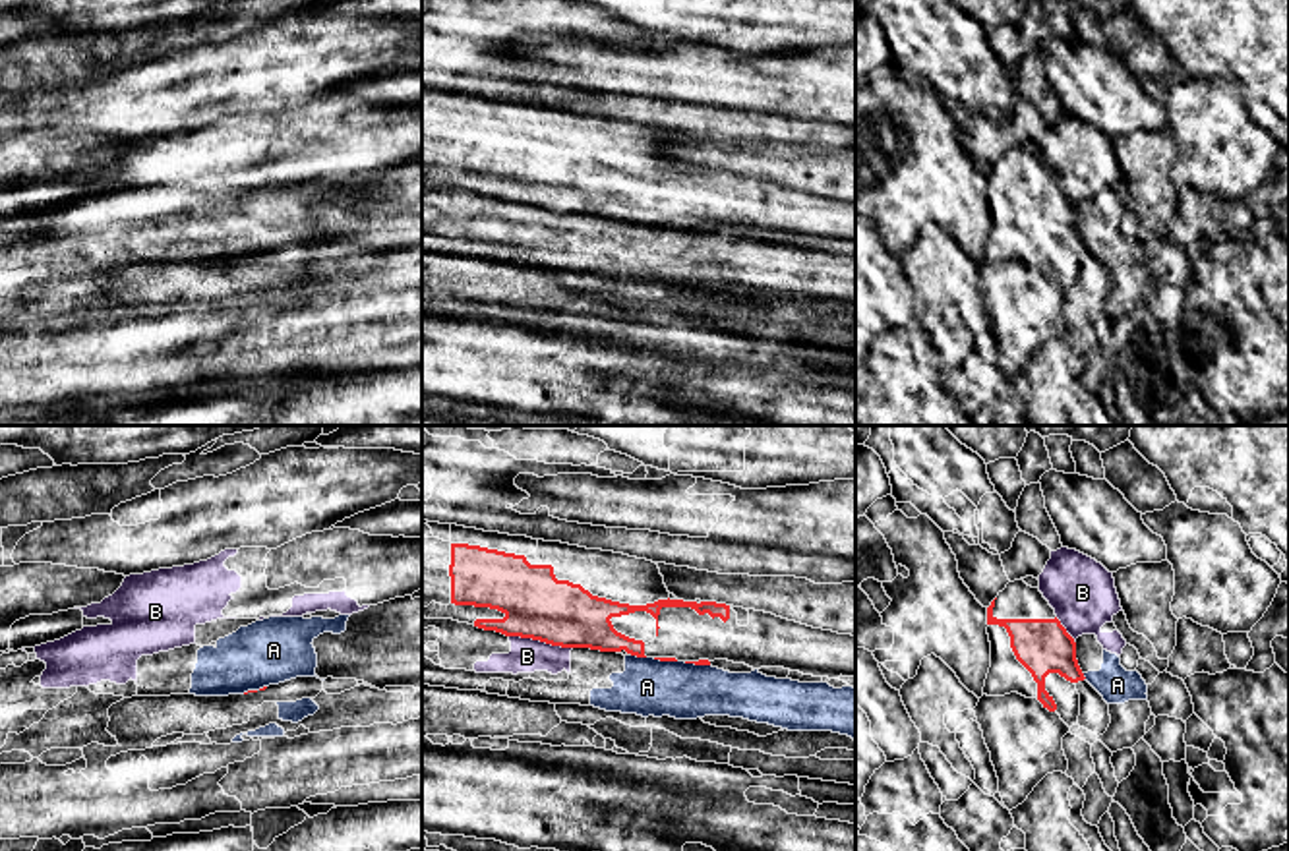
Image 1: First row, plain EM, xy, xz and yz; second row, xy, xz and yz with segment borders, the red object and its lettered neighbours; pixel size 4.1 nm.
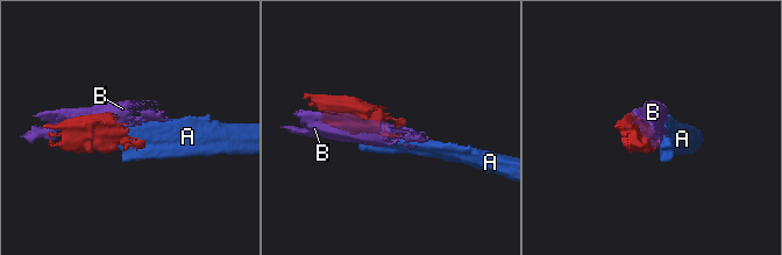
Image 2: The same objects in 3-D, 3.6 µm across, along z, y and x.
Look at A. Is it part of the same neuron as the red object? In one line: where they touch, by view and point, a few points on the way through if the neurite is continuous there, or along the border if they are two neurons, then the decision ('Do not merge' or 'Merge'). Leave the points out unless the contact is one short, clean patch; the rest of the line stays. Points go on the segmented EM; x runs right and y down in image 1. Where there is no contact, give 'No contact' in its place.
Touches red at xz (639, 656). Boundary: xz (631, 654), (645, 658). Do not merge

